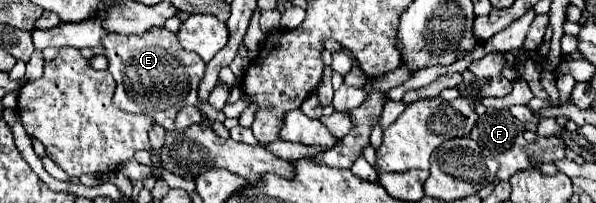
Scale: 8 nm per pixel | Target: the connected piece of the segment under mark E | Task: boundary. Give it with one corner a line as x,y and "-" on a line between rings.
150,28
144,34
106,34
100,40
104,56
110,56
108,72
116,80
114,104
120,108
126,106
126,112
142,112
152,116
166,130
174,130
176,112
184,106
200,108
210,122
224,122
226,116
222,110
216,110
208,102
202,102
198,96
198,84
204,78
206,64
204,60
180,46
176,34
166,28

